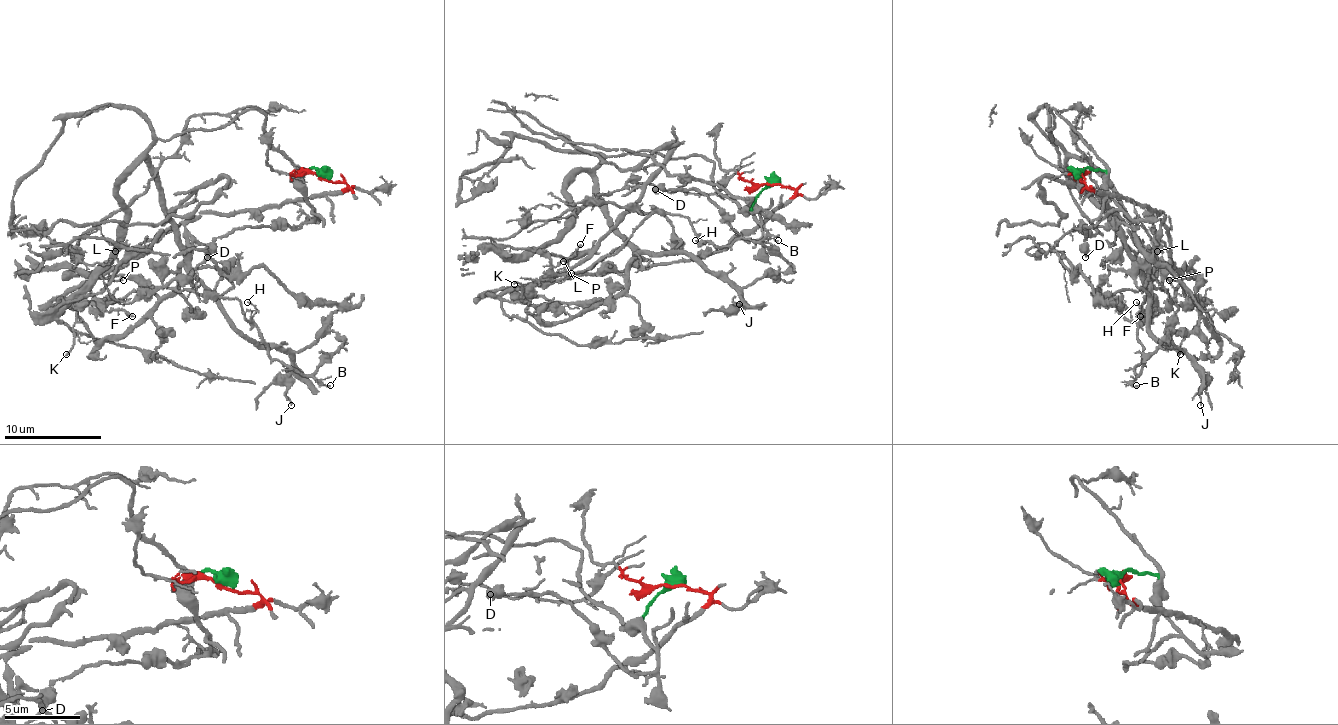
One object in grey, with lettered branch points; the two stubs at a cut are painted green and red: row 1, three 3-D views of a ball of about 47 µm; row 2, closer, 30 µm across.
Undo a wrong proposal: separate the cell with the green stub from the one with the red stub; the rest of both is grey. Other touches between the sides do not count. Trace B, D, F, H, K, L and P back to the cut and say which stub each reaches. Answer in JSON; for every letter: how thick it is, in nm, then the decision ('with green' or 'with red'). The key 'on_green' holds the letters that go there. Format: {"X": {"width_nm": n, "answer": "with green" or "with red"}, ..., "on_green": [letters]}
{"B": {"width_nm": 120, "answer": "with red"}, "D": {"width_nm": 500, "answer": "with green"}, "F": {"width_nm": 150, "answer": "with red"}, "H": {"width_nm": 110, "answer": "with red"}, "K": {"width_nm": 150, "answer": "with red"}, "L": {"width_nm": 80, "answer": "with red"}, "P": {"width_nm": 130, "answer": "with red"}, "on_green": ["D"]}

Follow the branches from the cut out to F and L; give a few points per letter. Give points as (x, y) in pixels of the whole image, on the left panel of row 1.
F: (322, 178), (346, 187), (239, 214), (201, 214), (167, 228), (143, 253), (89, 284), (109, 311), (133, 316)
L: (322, 178), (343, 182), (346, 187), (312, 197), (288, 199), (264, 209), (193, 216), (118, 265), (116, 250)

